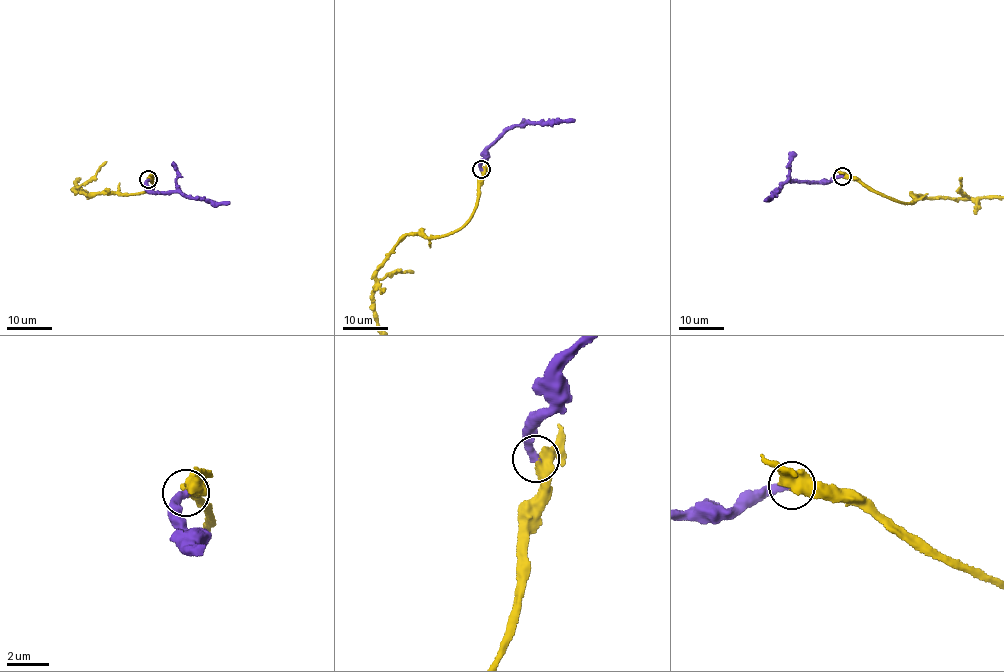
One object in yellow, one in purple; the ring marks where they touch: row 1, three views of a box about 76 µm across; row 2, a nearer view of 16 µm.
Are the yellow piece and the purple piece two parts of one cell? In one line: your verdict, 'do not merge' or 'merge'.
merge

